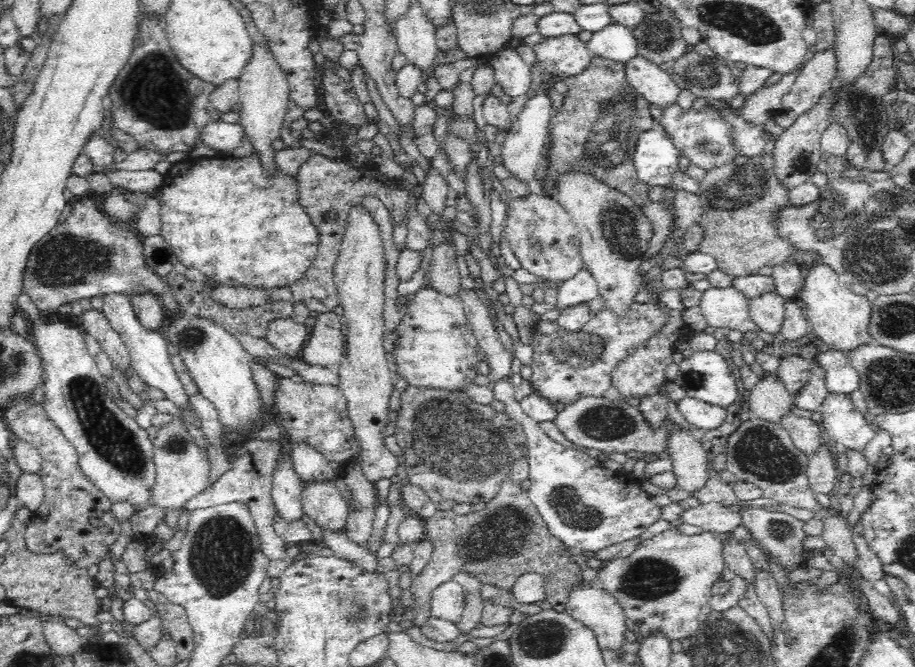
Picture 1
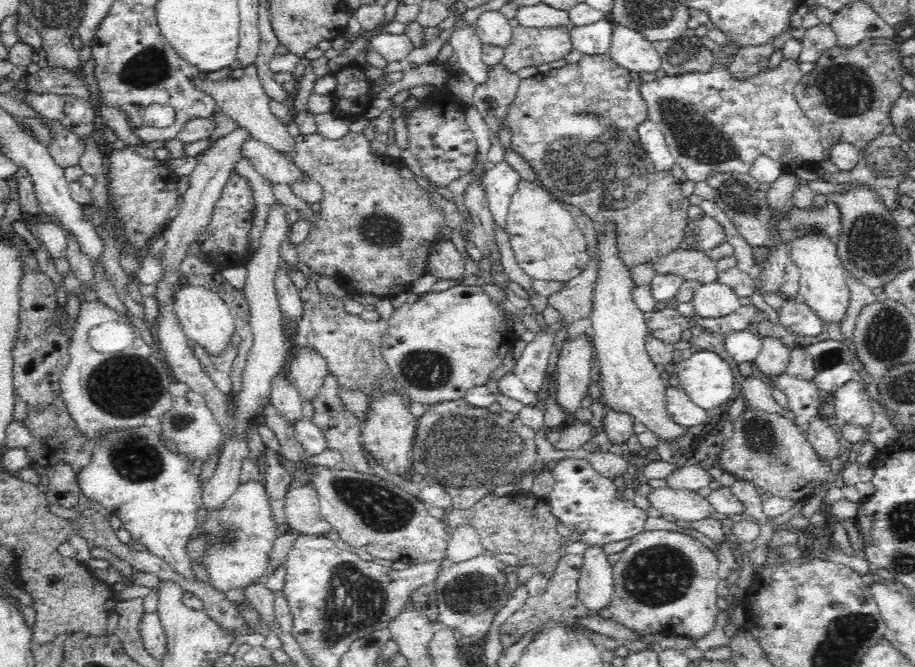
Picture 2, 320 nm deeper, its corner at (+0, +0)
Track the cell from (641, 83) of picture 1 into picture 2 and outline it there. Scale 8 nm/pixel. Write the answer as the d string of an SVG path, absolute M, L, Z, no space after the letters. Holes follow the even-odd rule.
M616 23L609 56L618 67L638 75L644 72L654 74L661 68L661 57L654 44L647 42L638 31L627 30Z

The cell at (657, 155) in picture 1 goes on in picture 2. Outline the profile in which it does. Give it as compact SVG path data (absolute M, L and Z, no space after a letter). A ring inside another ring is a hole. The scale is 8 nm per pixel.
M648 119L642 122L636 131L652 168L657 172L671 171L675 159L665 143L664 131L660 125Z

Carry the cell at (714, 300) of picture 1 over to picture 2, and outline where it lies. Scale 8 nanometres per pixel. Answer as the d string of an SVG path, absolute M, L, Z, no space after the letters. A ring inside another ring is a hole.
M716 282L703 284L692 300L695 316L702 318L722 318L741 308L740 297L731 286Z

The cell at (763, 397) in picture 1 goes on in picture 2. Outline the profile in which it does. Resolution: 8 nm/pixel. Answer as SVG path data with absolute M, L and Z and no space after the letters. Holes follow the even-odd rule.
M764 338L758 356L753 360L756 368L770 380L778 378L789 365L791 349L776 338Z

